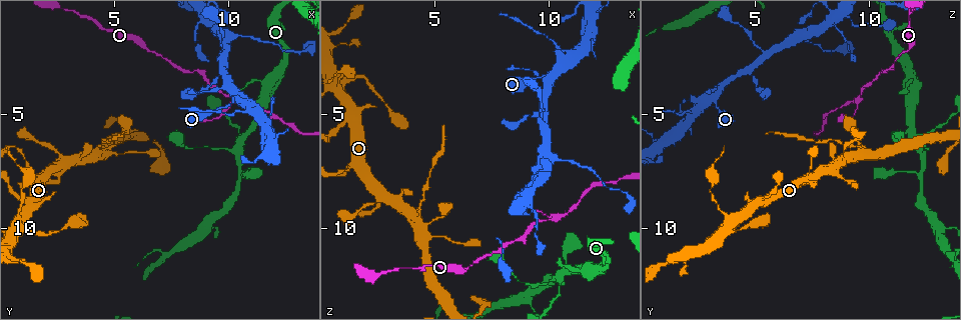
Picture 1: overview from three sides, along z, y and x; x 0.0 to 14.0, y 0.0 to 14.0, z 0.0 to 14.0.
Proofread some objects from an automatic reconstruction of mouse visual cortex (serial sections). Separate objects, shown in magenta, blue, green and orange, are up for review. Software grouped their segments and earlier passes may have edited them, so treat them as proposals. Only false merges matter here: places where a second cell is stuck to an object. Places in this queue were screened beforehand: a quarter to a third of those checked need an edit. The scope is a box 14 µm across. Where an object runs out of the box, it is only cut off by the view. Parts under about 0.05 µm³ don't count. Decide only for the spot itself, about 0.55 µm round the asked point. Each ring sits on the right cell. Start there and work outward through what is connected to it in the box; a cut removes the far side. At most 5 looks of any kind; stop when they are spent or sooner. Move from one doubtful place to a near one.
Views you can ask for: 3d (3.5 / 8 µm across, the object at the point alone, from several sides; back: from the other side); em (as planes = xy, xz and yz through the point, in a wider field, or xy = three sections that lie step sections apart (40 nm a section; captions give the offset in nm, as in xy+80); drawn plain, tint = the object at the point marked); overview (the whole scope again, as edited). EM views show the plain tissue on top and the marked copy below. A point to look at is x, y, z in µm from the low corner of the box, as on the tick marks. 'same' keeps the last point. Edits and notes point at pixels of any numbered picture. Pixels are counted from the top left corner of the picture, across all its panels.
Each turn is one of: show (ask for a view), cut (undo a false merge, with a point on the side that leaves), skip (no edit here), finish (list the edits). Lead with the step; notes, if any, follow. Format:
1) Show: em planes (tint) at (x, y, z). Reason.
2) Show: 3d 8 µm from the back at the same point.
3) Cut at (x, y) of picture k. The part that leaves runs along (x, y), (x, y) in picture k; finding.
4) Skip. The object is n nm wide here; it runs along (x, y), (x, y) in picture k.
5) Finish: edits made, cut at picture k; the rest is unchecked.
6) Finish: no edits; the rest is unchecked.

Show: 3d 8 µm at (10.2, 4.3, 9.6). Arms part here.

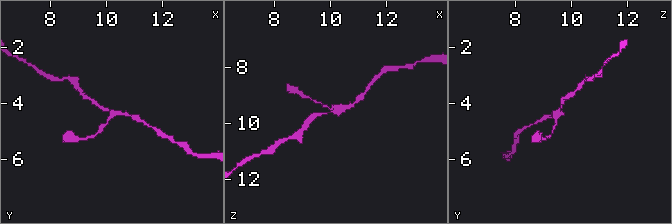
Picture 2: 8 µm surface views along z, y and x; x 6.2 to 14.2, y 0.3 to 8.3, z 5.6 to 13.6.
Show: 3d 3.5 µm at (10.3, 4.3, 9.5). Closer look.

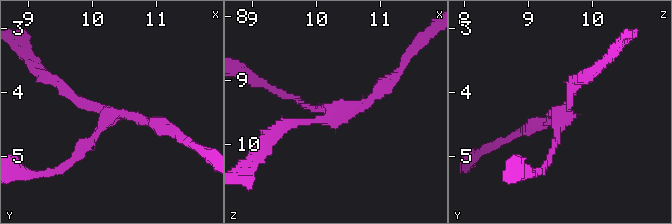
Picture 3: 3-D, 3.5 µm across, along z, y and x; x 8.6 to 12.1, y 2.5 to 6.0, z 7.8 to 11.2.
Show: em xy step 2 (tint) at (10.25, 4.35, 9.55). 3 arms meet here; the arms are 150, 200, 200 nm wide; now the EM.

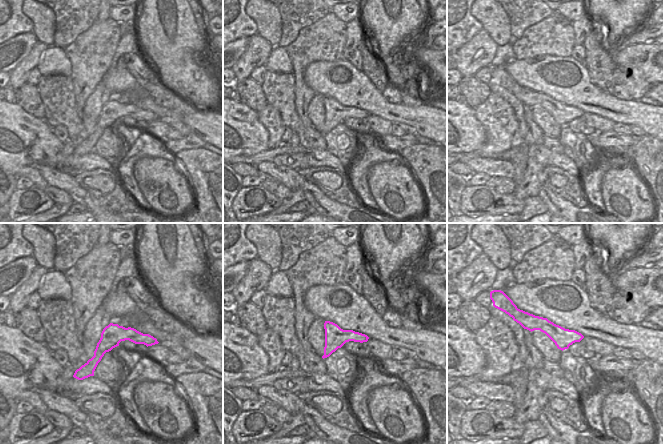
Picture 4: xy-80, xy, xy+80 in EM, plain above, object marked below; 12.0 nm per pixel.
Skip. It runs along (153, 340), (116, 335), (90, 372) in picture 4; all the same cell.

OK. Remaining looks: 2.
Show: 3d 3.5 µm at (10.5, 6.6, 12.3). Looks like a crossing.

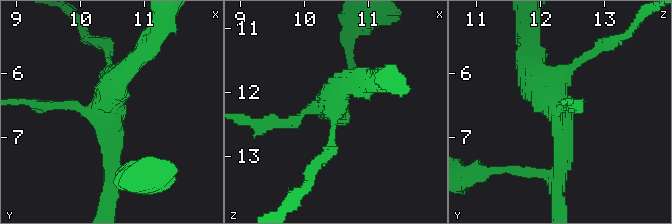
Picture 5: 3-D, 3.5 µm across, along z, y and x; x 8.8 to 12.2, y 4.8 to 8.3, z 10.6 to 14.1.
Show: em xy step 5 (tint) at (10.45, 6.50, 12.20).

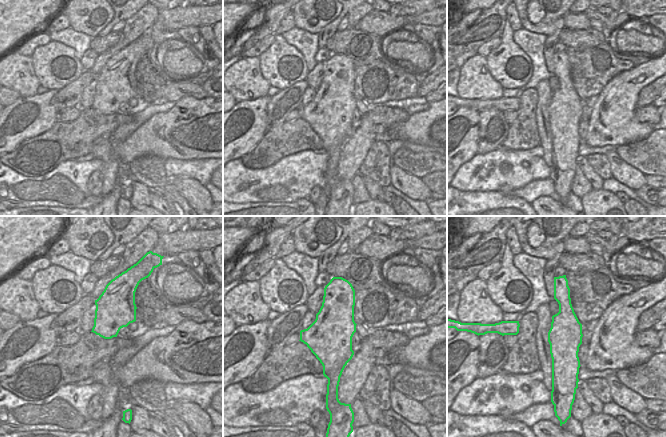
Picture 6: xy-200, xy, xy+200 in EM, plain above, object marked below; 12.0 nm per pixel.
Skip. The arms are 150, 150, 300, 350 nm wide; it runs along (529, 53), (560, 112), (560, 173) in picture 5; one cell here.

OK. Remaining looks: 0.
Finish: no edits; the rest is unchecked.

